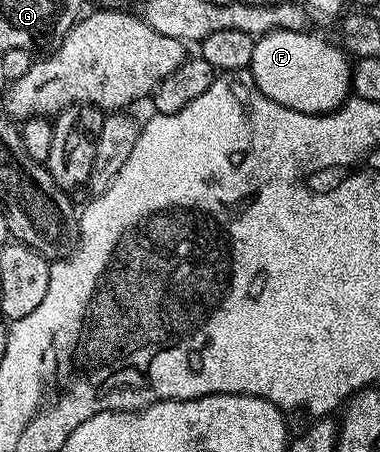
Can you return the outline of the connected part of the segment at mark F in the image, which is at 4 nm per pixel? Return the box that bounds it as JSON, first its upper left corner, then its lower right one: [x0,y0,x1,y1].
[250,30,353,115]

